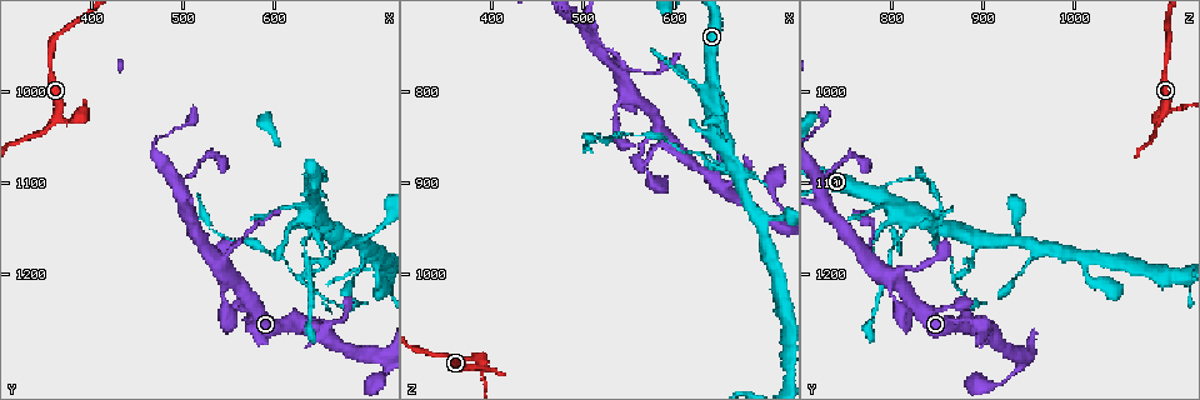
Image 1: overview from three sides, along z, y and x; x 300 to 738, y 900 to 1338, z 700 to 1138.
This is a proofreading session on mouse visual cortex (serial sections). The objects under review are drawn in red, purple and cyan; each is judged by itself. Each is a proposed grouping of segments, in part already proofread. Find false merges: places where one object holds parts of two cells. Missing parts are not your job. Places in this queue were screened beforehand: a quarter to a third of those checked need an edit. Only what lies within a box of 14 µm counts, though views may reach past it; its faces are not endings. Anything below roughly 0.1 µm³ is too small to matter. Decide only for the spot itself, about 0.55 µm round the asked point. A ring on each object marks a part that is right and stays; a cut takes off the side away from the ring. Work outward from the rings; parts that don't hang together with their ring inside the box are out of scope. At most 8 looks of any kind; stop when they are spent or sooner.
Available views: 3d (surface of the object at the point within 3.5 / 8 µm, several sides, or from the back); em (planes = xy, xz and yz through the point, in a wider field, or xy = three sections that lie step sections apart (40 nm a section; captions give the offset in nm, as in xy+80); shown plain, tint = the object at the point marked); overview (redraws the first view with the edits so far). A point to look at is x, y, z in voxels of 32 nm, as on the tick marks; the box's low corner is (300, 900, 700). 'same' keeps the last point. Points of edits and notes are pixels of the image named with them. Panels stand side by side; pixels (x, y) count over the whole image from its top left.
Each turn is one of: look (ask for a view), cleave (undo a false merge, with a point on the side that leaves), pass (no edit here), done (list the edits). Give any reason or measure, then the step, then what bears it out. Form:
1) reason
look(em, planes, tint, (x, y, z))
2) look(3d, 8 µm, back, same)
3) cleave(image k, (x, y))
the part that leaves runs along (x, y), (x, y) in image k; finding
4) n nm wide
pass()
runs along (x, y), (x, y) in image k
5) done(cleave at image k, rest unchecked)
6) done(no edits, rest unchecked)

sharp bend
look(3d, 8 µm, (375, 1035, 1095))

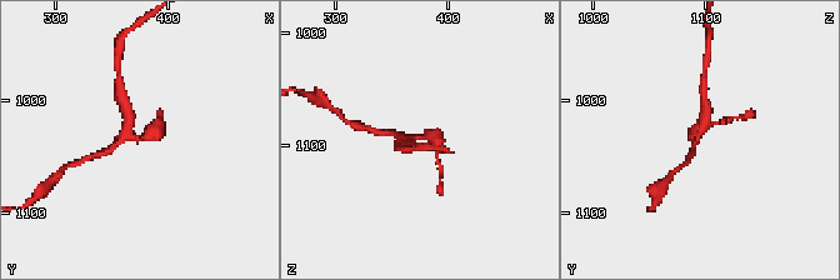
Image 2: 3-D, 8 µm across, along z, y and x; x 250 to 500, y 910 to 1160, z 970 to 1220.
3 arms; arms of 150, 300, 350 nm; now the EM
look(em, xy, step 5, tint, (374, 1030, 1094))

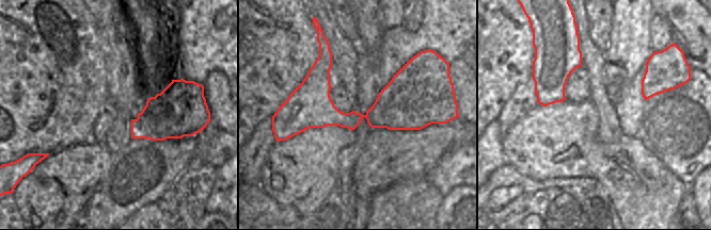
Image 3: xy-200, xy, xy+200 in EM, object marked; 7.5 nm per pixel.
cleave(image 2, (159, 126))
two cells meet here

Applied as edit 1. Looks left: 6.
redraw
look(overview)

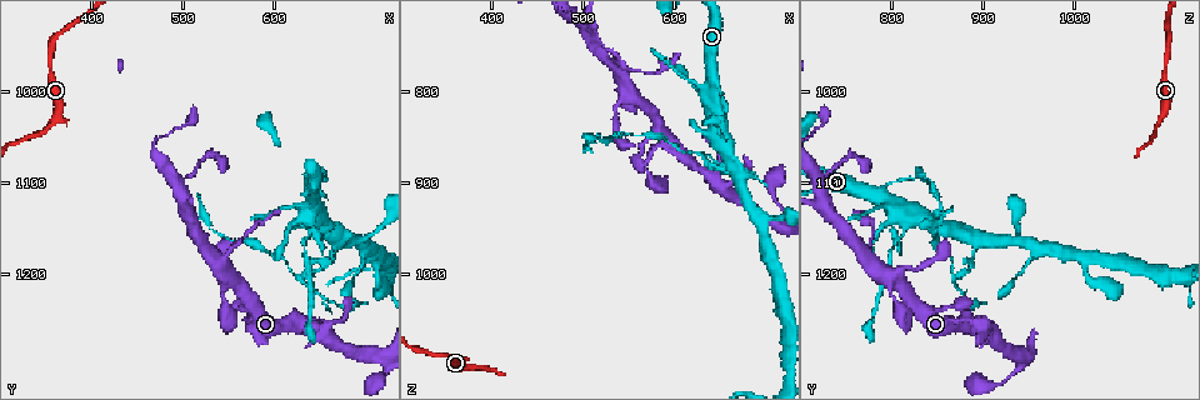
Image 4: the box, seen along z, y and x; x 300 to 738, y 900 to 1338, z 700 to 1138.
thin neck
look(3d, 3.5 µm, (635, 1170, 800))

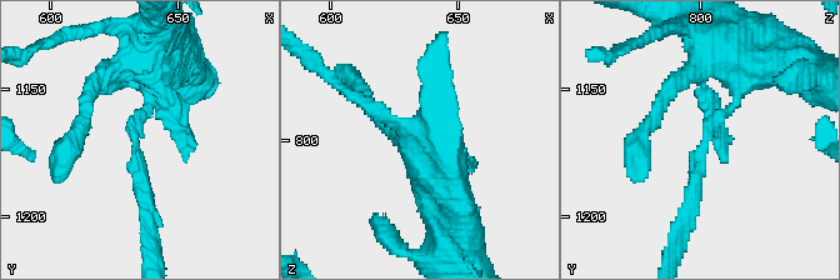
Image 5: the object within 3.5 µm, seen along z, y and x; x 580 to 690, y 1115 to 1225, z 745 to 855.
arms of 200, 200 nm
look(em, xy, step 3, tint, (634, 1172, 801))

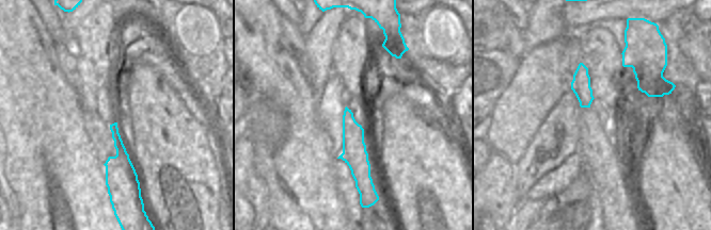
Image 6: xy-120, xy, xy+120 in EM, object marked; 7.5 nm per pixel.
another direction
look(em, xy, step 5, tint, same)

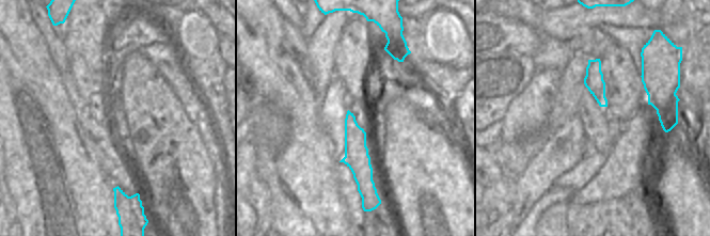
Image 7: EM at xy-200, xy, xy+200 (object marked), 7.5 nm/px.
pass()
runs along (736, 76), (736, 99), (698, 156), (689, 223) in image 5; all the same cell

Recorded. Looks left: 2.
three-way junction
look(3d, 3.5 µm, (665, 1170, 890))

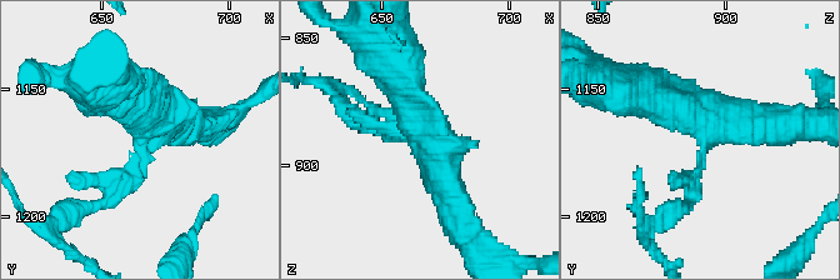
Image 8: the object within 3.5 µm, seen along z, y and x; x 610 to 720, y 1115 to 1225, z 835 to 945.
look(em, xy, step 3, tint, (667, 1167, 892))

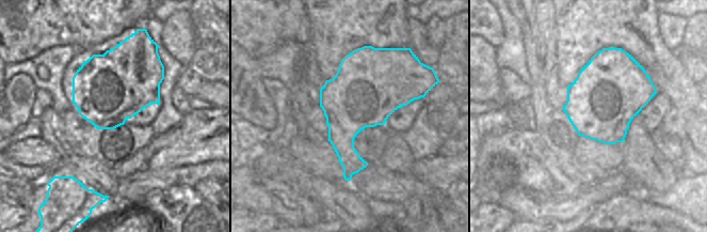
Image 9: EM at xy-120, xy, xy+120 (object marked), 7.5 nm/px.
3 arms; arms of 100, 400, 400 nm
pass()
runs along (405, 86), (463, 228) in image 8; one cell here

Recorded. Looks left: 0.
done(cleave at image 2, rest unchecked)

